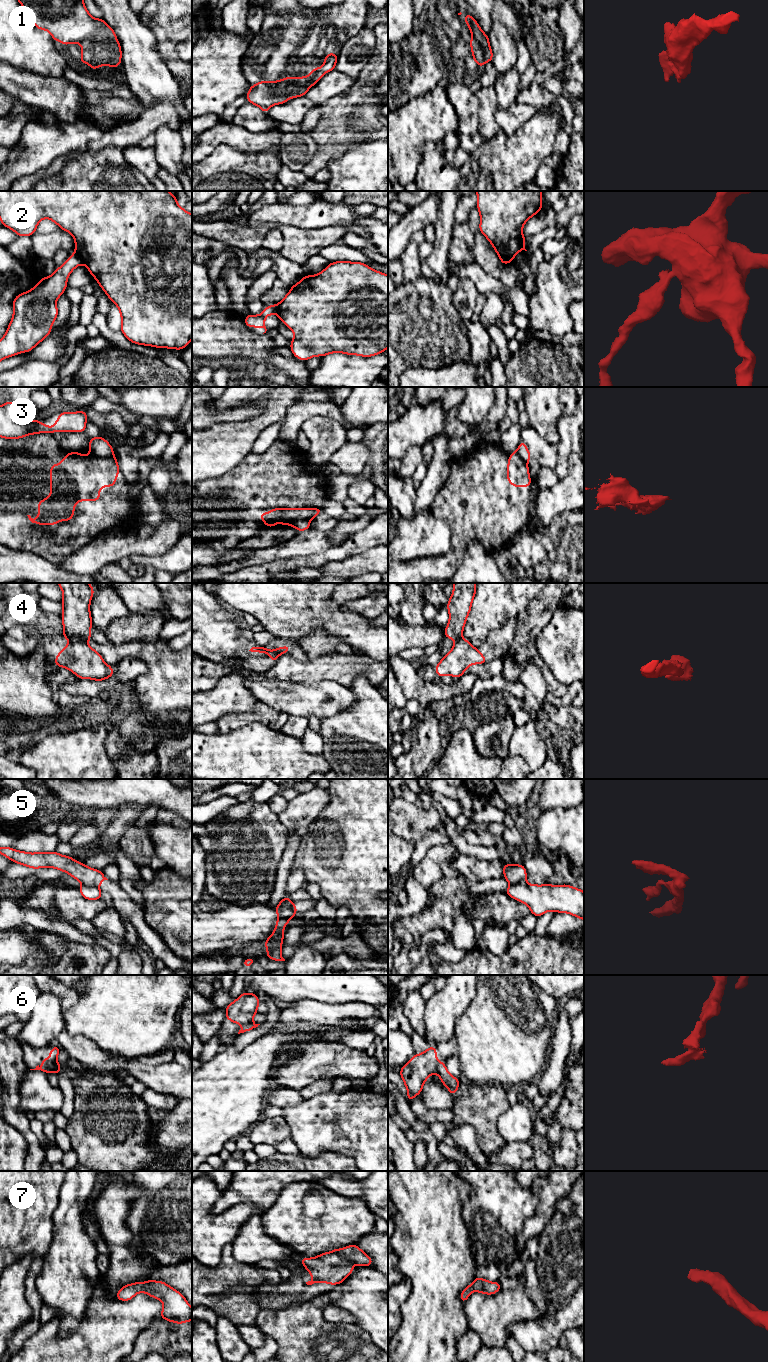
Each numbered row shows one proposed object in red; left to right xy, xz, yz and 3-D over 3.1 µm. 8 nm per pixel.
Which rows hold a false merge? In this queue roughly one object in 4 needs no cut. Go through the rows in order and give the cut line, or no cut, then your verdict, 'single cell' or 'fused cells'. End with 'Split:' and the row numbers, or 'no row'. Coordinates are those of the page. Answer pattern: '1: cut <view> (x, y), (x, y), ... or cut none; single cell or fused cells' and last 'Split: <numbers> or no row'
1: cut none; single cell
2: cut xy (74, 253), (82, 262); fused cells
3: cut xy (91, 452), (99, 456), (113, 456); fused cells
4: cut xy (71, 639), (81, 639), (85, 642); fused cells
5: cut xz (282, 902), (289, 905), (295, 912); fused cells
6: cut xy (56, 1061), (50, 1066), (47, 1073); fused cells
7: cut none; single cell
Split: 2, 3, 4, 5, 6

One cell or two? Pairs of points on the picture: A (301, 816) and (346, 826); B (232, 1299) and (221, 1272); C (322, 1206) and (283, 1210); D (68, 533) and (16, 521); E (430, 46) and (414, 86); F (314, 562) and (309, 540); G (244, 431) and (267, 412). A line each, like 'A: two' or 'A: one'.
A: two
B: one
C: one
D: one
E: one
F: two
G: one

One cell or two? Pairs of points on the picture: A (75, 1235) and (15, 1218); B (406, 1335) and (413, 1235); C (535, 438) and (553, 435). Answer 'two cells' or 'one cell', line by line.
A: two cells
B: one cell
C: two cells

